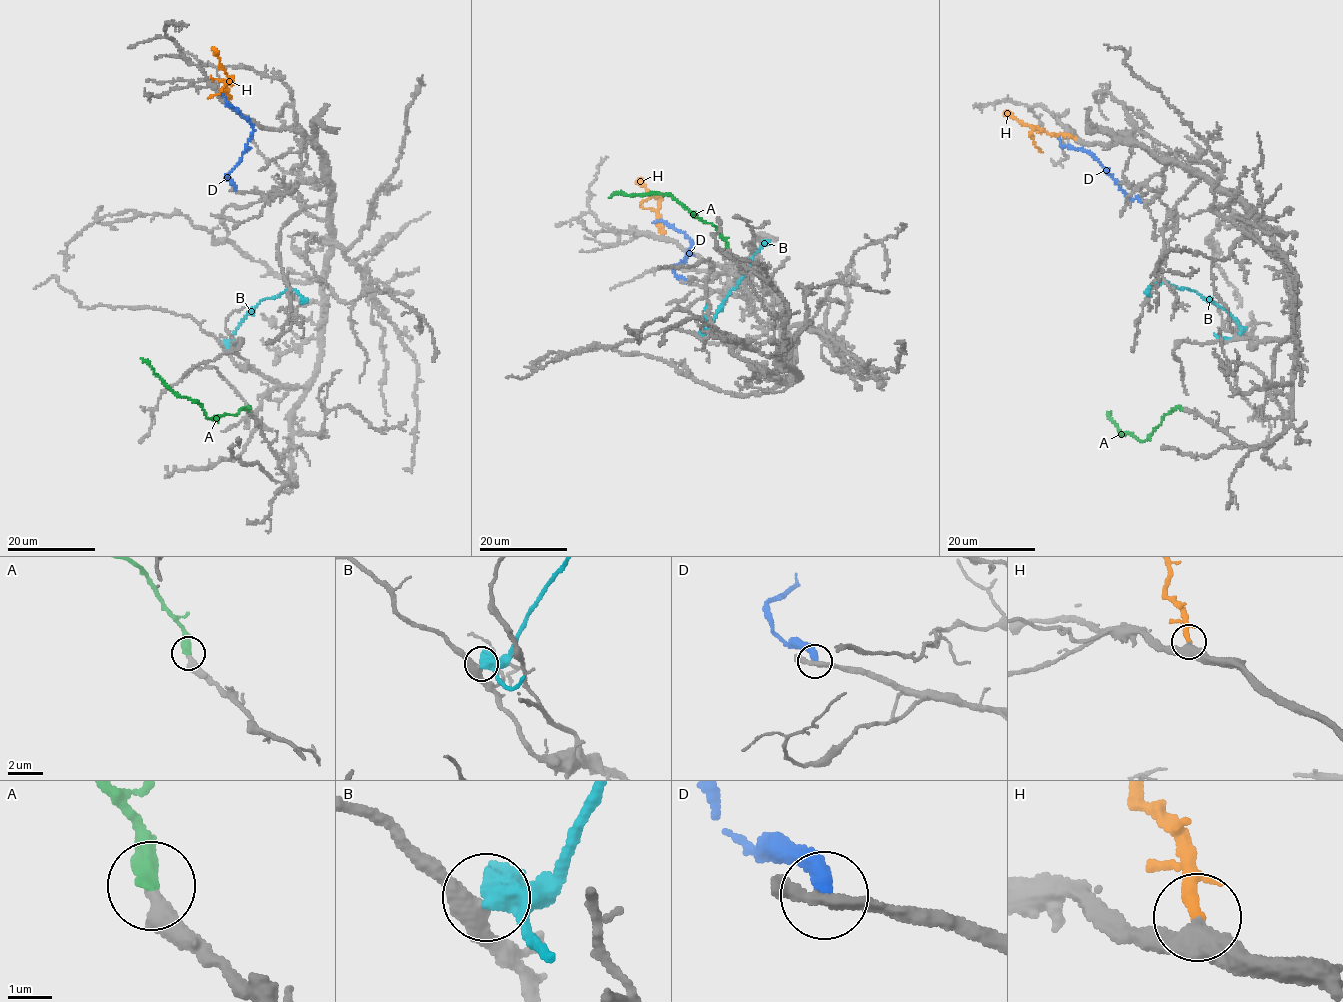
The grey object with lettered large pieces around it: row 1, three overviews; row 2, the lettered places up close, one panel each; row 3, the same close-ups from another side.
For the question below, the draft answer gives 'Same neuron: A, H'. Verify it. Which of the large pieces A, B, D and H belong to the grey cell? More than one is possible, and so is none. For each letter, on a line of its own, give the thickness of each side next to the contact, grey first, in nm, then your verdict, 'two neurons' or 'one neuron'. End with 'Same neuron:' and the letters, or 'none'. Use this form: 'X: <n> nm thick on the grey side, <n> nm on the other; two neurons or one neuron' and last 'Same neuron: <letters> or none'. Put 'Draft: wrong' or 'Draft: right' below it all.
A: 440 nm thick on the grey side, 400 nm on the other; one neuron
B: 440 nm thick on the grey side, 850 nm on the other; two neurons
D: 300 nm thick on the grey side, 360 nm on the other; two neurons
H: 400 nm thick on the grey side, 260 nm on the other; one neuron
Same neuron: A, H
Draft: right

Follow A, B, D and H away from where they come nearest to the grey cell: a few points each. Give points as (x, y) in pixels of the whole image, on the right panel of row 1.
A: (1182, 409), (1168, 412), (1151, 434), (1140, 441), (1125, 433), (1121, 436), (1109, 416), (1110, 412)
B: (1242, 331), (1227, 311), (1202, 298), (1196, 290), (1163, 281), (1149, 286), (1146, 294)
D: (1147, 202), (1137, 197), (1128, 198), (1119, 182), (1090, 153), (1064, 146), (1059, 143), (1058, 134)
H: (1075, 139), (1033, 128), (1003, 111)

